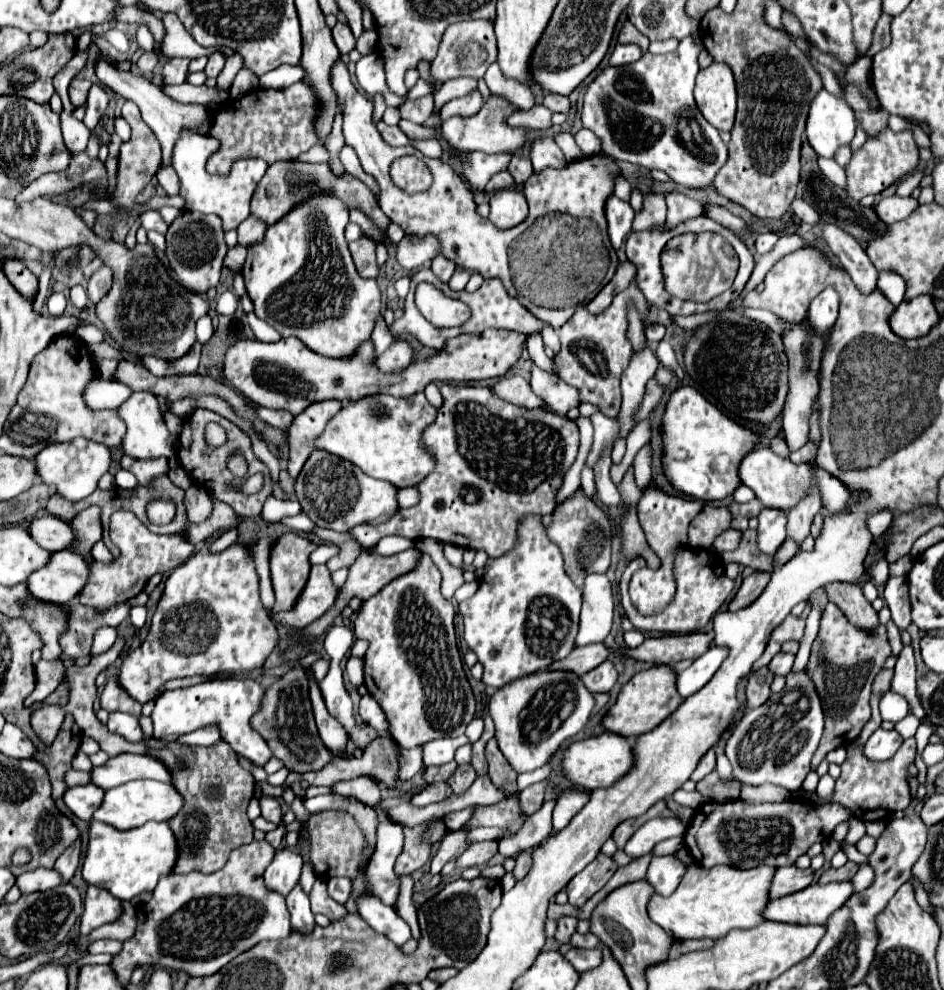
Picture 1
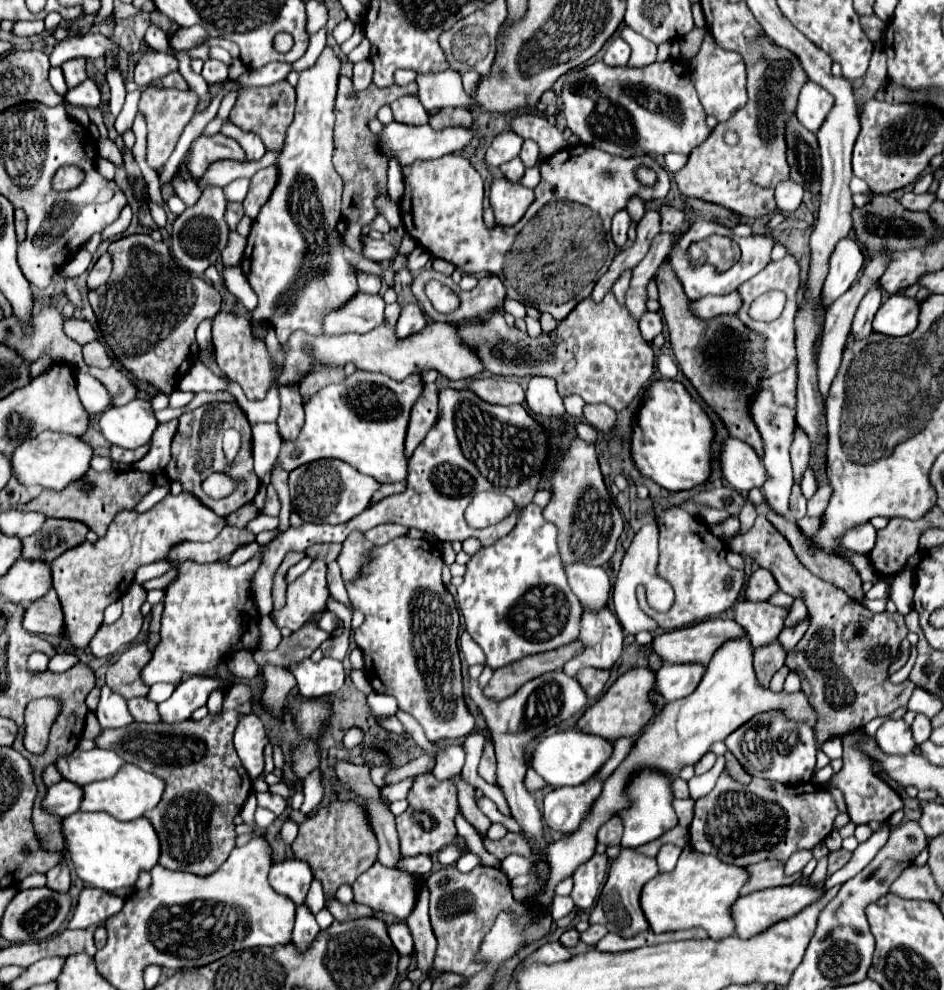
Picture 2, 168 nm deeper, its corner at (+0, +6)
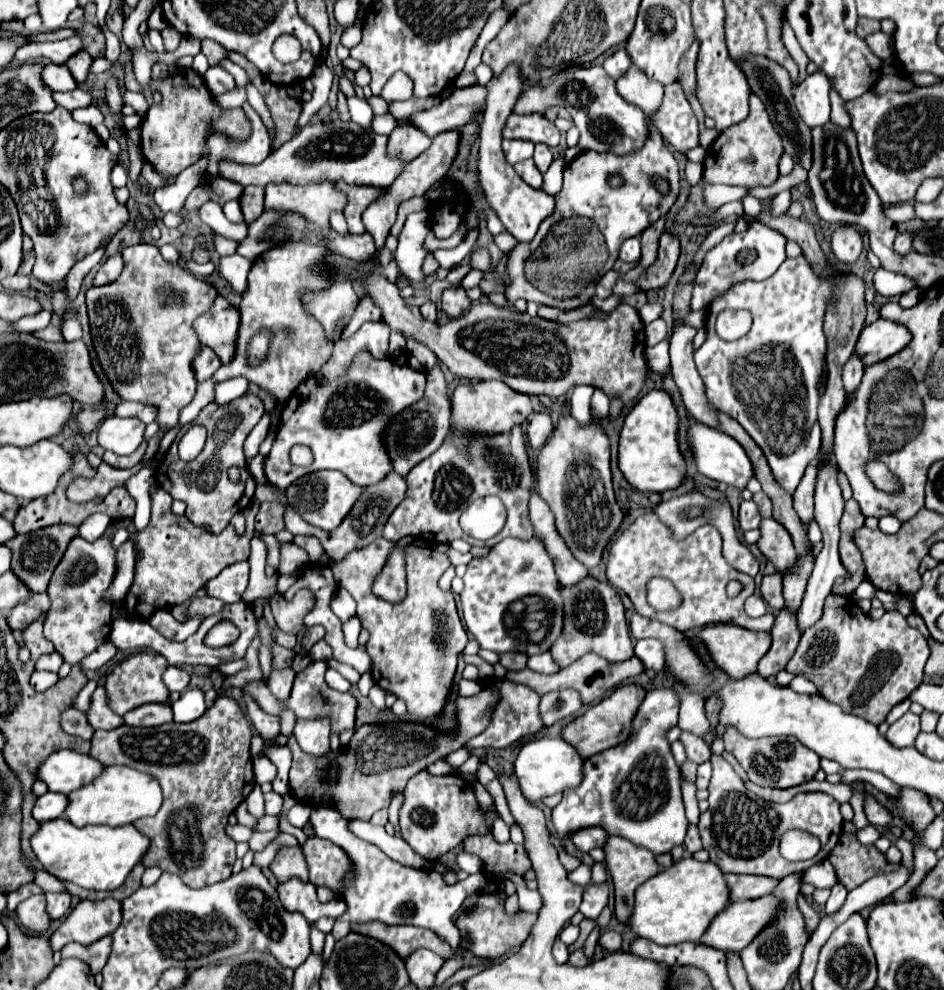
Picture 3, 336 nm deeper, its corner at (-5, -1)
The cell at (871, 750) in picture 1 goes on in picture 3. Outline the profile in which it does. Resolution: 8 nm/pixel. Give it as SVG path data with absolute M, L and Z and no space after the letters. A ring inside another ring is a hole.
M910 711L900 717L896 723L892 723L888 727L888 733L886 733L886 739L902 749L902 747L914 747L914 741L916 741L916 735L920 733L920 717L918 715L912 715Z

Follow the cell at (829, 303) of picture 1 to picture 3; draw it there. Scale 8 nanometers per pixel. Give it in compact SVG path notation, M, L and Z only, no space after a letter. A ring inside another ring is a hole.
M844 225L832 233L832 251L838 263L856 263L862 251L862 237L852 227Z

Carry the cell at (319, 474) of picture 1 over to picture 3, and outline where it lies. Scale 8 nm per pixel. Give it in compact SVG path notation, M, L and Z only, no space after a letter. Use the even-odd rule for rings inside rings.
M314 471L314 473L308 473L308 475L296 479L296 483L292 483L292 487L286 489L286 497L288 497L290 505L296 507L296 513L306 523L310 523L318 529L332 531L348 517L352 507L360 501L362 491L364 491L362 487L354 485L340 471Z

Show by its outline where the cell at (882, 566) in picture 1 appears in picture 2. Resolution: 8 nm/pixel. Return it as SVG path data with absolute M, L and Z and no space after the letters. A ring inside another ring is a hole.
M869 522L861 524L861 526L853 526L839 538L839 544L847 550L855 550L859 554L869 554L875 544L875 528Z

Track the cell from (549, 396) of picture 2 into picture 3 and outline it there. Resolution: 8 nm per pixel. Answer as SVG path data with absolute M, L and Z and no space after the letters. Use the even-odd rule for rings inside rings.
M546 411L532 413L532 417L528 419L528 425L526 425L528 445L532 449L542 447L548 441L548 435L552 435L552 429L554 429L554 425L552 425L550 413L546 413Z

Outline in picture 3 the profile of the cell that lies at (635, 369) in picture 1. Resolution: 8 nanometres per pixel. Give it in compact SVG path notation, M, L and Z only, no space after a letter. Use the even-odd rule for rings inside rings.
M610 295L607 299L600 299L594 296L591 304L604 312L610 312L617 307L621 300L622 298L616 295Z

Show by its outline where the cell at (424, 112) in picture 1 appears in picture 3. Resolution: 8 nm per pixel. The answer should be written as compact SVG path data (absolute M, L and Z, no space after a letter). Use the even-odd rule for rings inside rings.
M400 121L396 125L396 129L390 133L392 155L406 157L406 161L416 159L416 155L426 151L430 147L430 143L432 143L432 139L428 135L424 135L424 131L420 131L416 125L412 125L408 121Z

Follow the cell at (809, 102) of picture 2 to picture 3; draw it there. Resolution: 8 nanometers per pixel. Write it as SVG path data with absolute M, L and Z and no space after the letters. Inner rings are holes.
M824 73L808 75L794 91L796 109L802 121L814 129L828 123L830 117L830 101L828 101L830 83Z

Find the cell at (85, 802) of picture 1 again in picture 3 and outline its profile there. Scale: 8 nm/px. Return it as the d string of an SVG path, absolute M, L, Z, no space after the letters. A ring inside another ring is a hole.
M48 791L46 795L38 797L36 805L34 805L34 819L44 823L44 821L52 821L52 819L58 819L68 807L68 797L66 795L60 795L60 793L52 793Z

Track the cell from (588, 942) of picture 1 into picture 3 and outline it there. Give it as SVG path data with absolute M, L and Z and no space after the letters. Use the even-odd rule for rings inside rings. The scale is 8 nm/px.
M604 931L598 939L598 945L606 951L620 951L620 945L622 945L622 937L616 933L616 931Z

